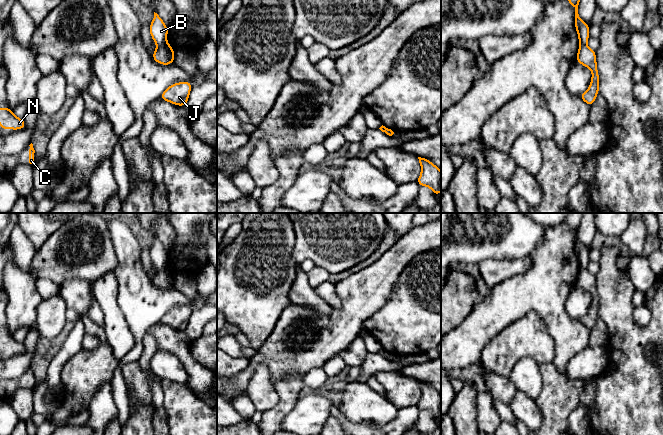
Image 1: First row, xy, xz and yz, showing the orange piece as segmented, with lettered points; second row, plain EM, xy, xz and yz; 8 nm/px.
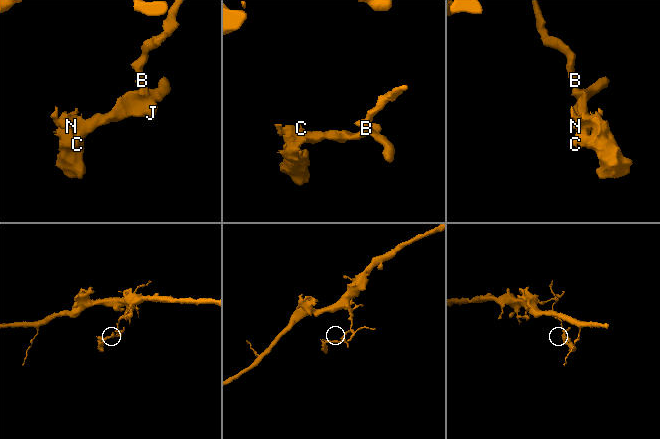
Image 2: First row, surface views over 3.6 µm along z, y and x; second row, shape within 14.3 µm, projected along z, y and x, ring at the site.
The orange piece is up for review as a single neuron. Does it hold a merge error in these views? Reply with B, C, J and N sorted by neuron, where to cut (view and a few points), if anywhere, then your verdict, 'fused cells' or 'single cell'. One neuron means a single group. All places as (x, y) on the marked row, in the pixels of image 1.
B / C J N; cut in xy along (166, 43), (158, 47); fused cells

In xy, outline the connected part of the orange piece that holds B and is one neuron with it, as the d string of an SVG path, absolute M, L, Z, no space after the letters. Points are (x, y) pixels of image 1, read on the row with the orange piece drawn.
M155 12L149 30L152 39L158 47L167 44L168 28L166 27L161 17Z

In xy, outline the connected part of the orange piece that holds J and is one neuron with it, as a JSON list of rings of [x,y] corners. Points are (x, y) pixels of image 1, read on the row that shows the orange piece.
[[[187,81],[172,84],[161,94],[160,99],[184,107],[188,102],[191,88],[192,83]]]

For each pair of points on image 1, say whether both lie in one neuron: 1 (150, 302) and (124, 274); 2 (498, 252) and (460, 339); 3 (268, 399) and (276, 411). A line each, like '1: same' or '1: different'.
1: same
2: different
3: different

